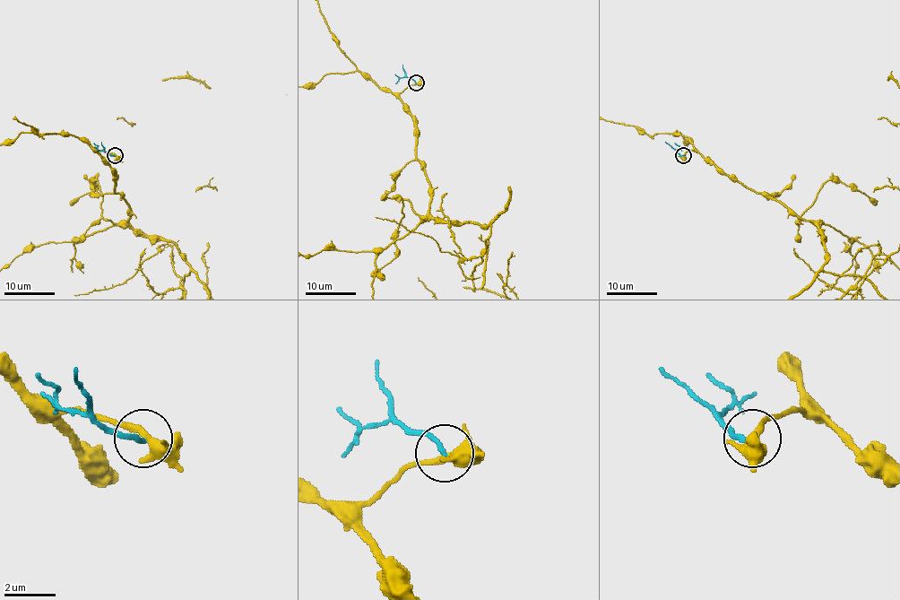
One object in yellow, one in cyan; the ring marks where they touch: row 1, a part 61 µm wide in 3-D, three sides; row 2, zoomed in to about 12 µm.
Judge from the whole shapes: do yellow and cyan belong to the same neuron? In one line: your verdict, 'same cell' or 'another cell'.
another cell

